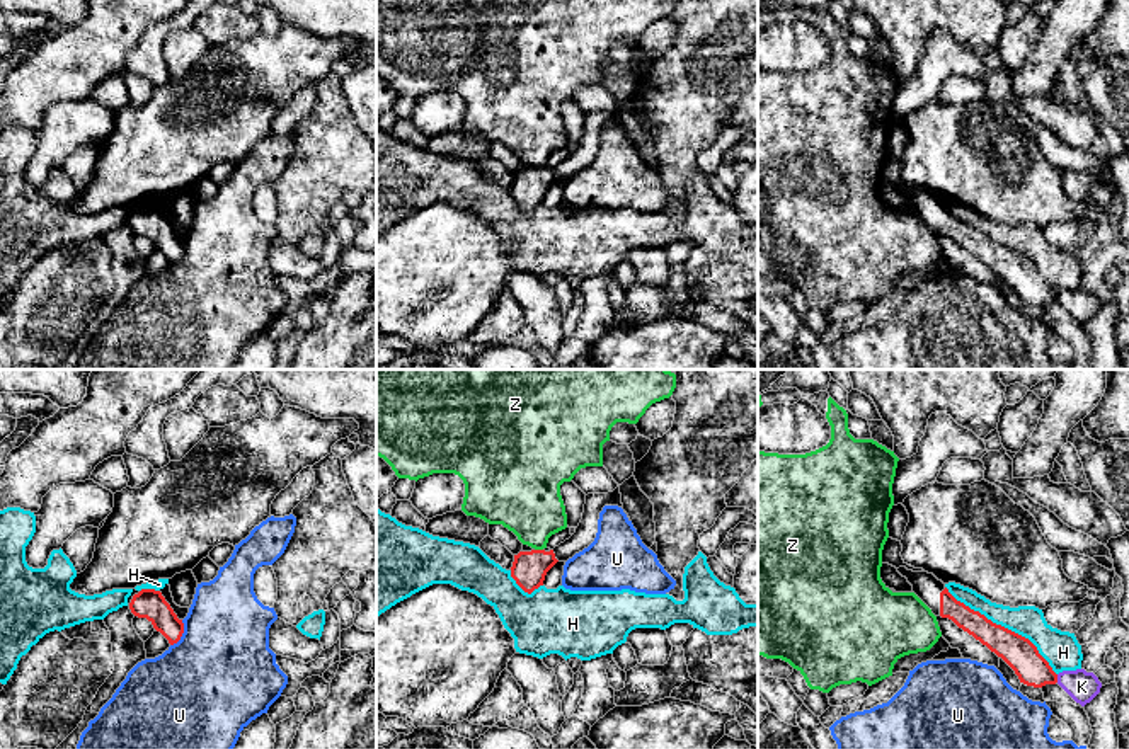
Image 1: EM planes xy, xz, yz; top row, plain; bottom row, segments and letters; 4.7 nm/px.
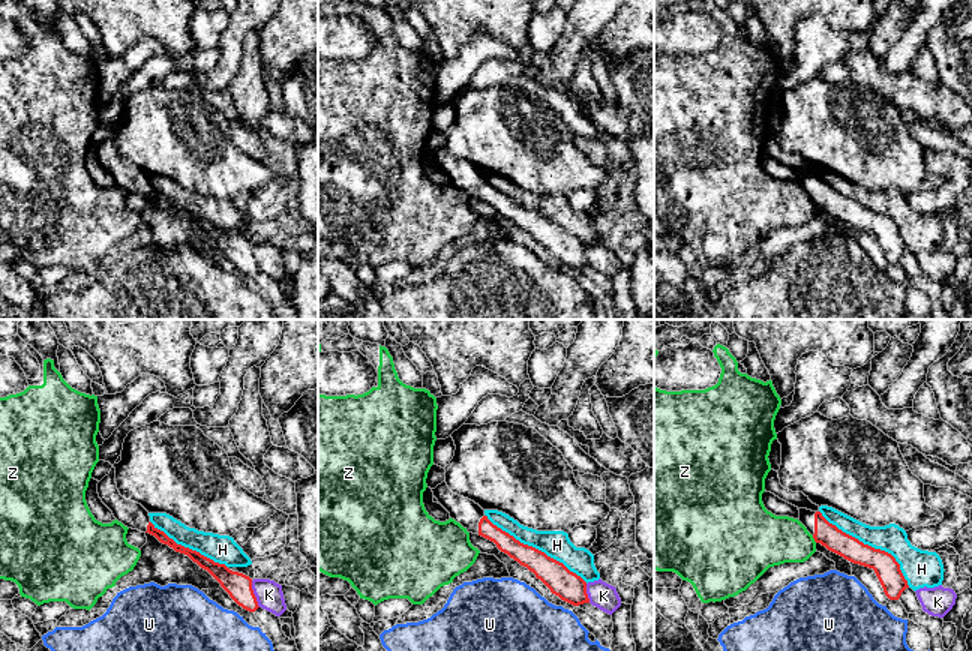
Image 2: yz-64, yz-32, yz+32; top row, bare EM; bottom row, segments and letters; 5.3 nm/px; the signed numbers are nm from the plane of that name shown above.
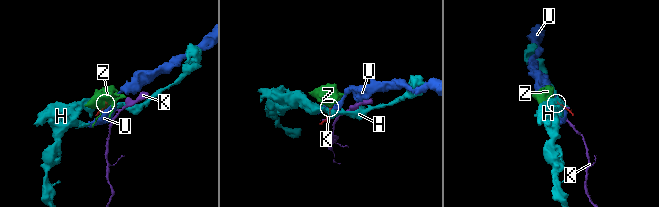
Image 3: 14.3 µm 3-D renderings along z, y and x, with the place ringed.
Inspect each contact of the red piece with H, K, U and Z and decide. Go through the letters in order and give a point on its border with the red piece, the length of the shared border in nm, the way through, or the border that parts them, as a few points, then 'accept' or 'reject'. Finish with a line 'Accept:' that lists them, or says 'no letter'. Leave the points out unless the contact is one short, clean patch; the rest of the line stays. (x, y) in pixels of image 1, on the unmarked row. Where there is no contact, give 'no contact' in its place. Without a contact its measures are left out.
H: yz (1003, 245) | 650 nm | reject
K: yz (1056, 297) | 40 nm | along yz (1056, 293), (1058, 300) | reject
U: xy (183, 251) | 140 nm | along xy (183, 239), (183, 254), (171, 264) | reject
Z: xz (538, 169) | 40 nm | along xz (535, 167), (542, 169) | reject
Accept: no letter

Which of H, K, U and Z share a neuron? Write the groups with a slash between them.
H U / K / Z

